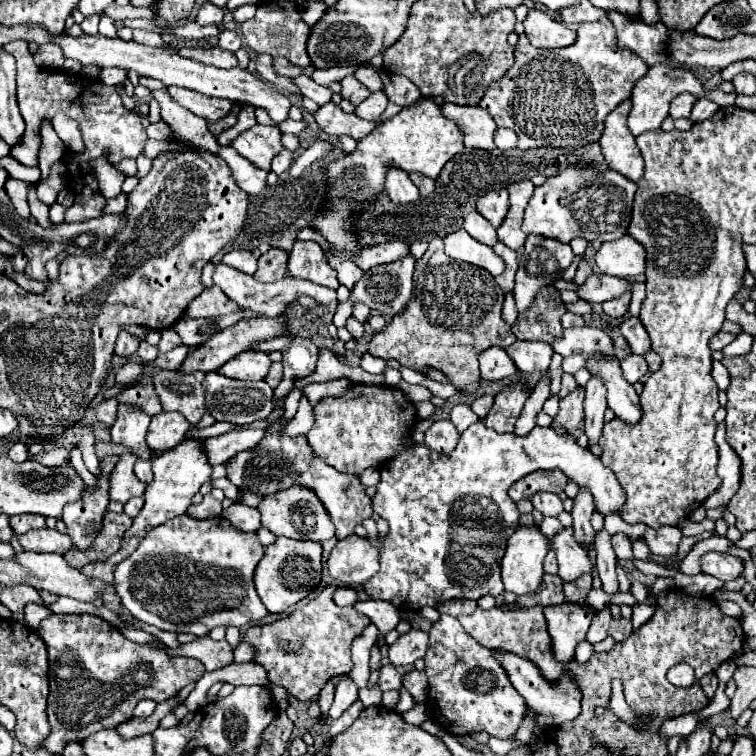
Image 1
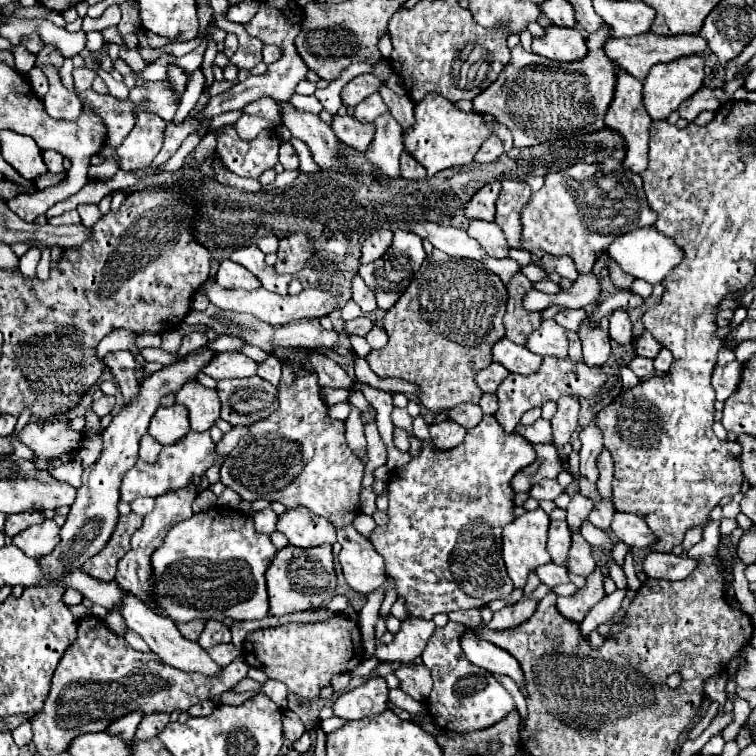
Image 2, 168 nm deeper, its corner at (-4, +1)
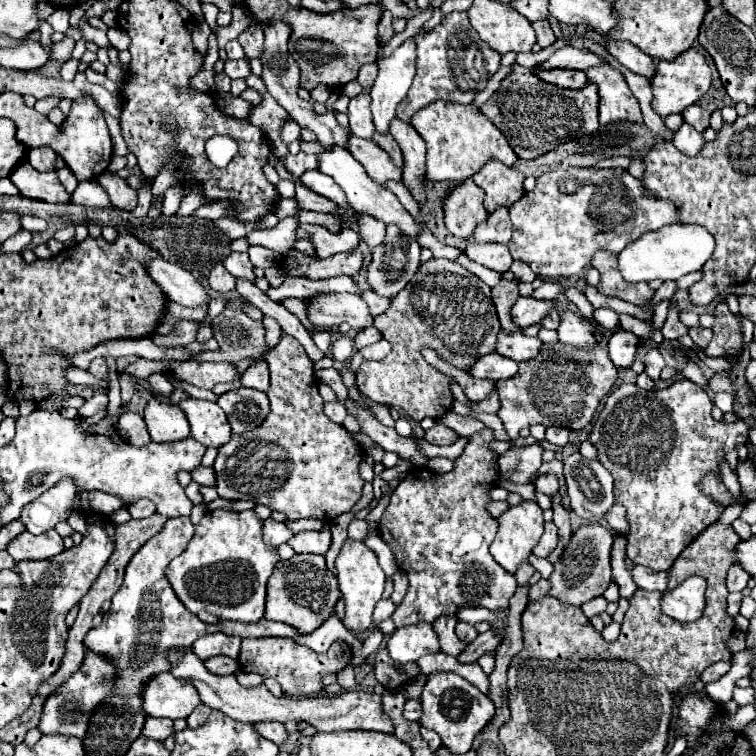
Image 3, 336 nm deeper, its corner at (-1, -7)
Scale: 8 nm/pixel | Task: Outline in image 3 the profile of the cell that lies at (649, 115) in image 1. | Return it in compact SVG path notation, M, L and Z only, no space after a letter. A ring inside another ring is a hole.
M689 48L687 52L683 52L681 56L677 56L673 62L659 62L657 64L657 74L655 80L651 80L653 86L653 110L665 118L671 112L681 112L687 106L695 104L711 86L711 68L705 60L705 56L701 52L697 52L695 48Z

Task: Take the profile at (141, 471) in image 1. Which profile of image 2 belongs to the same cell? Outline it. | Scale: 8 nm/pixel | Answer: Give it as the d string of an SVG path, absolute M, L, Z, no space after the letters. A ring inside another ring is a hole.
M150 434L142 436L142 440L140 440L140 460L148 462L148 464L154 464L158 460L160 450L162 450L162 446Z

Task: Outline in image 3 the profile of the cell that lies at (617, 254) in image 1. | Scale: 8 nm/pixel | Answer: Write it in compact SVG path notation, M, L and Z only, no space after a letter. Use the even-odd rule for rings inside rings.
M693 224L663 226L659 232L647 232L647 236L641 236L639 240L631 242L623 252L619 252L619 270L627 282L651 282L655 278L677 280L689 272L697 272L699 268L703 268L703 264L711 258L713 248L715 248L713 236L701 226L693 226Z

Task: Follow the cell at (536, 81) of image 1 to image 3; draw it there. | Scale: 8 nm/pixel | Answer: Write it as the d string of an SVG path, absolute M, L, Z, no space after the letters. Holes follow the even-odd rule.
M515 64L499 90L481 106L481 112L505 134L509 146L519 158L533 160L559 144L597 132L597 104L597 88L591 82L581 92L567 92L565 88L543 84L529 68Z

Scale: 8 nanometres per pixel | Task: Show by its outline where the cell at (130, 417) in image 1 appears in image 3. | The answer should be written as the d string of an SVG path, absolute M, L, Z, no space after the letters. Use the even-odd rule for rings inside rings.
M95 358L95 360L91 360L91 364L89 364L89 368L87 368L95 378L99 378L99 380L105 380L105 382L109 382L109 374L107 374L107 364L105 364L105 360L103 358Z

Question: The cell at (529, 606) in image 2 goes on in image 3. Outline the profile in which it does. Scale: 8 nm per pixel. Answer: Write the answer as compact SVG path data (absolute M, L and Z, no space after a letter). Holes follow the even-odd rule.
M487 630L487 632L483 632L483 634L479 634L479 636L465 648L465 654L461 652L461 654L457 656L457 660L459 660L461 664L477 662L479 656L483 656L485 652L497 648L497 646L501 644L501 640L503 640L503 630L499 630L499 634L493 634L491 630Z

